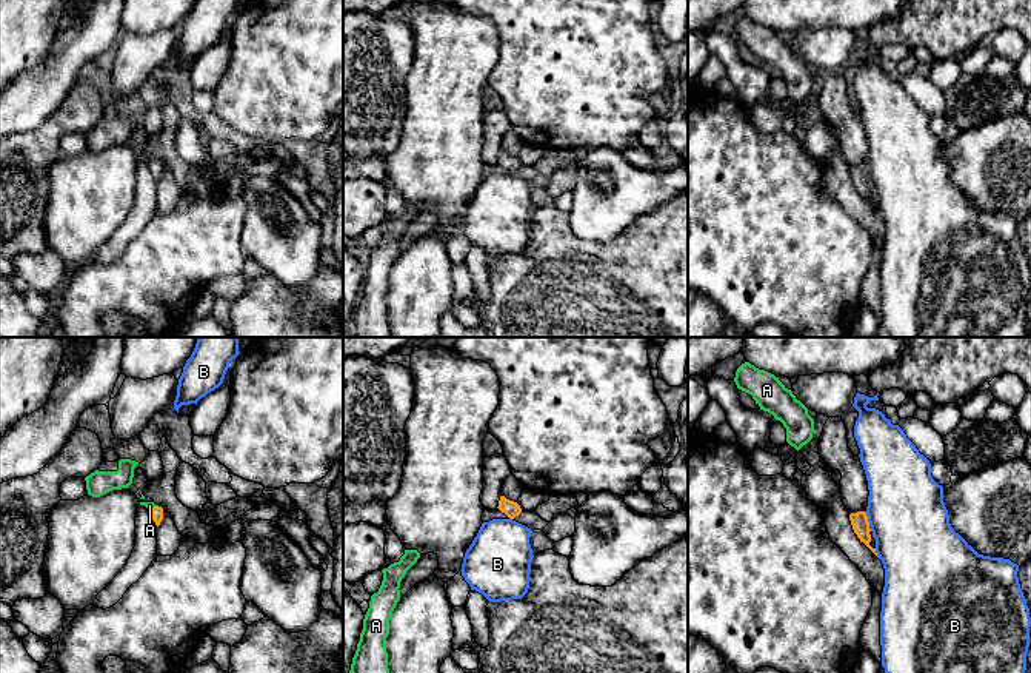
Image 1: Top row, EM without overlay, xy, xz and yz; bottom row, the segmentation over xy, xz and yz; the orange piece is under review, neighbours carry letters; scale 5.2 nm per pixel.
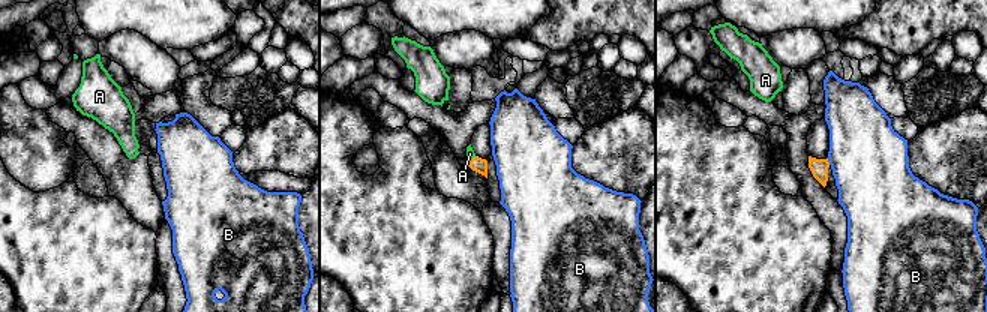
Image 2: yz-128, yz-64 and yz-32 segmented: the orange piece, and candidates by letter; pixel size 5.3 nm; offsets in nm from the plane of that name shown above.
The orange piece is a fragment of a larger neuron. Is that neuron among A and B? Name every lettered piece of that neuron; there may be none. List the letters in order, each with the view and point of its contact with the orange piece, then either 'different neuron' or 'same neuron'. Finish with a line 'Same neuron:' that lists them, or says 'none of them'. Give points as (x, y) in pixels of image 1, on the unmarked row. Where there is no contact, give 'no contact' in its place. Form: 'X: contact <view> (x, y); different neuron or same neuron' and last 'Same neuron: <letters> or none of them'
A: contact xy (153, 164); same neuron
B: contact yz (867, 174); different neuron
Same neuron: A

